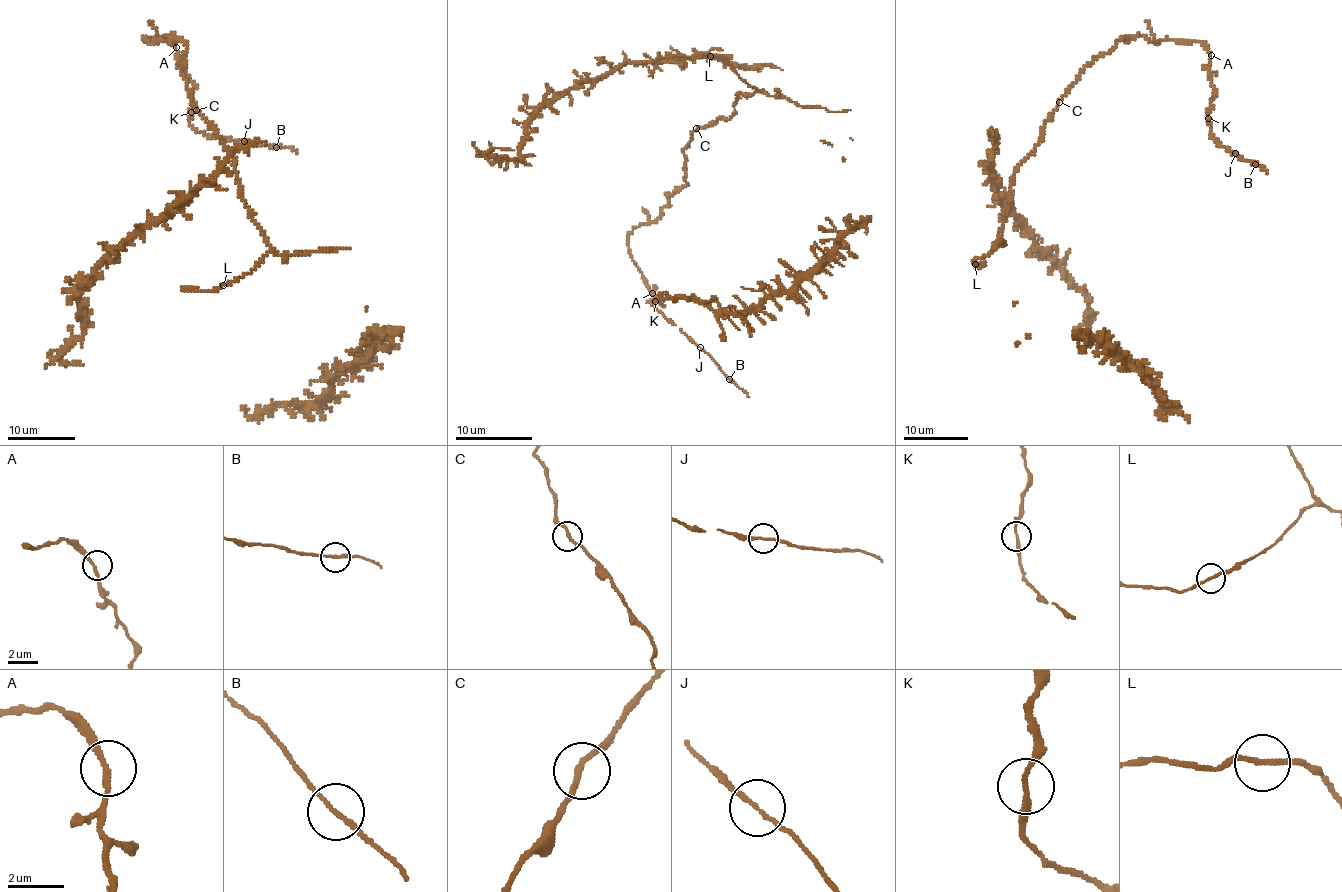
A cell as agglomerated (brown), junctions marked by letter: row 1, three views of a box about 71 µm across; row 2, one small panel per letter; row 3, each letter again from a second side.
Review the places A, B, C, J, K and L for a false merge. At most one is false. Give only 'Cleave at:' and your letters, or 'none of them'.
Cleave at: none of them

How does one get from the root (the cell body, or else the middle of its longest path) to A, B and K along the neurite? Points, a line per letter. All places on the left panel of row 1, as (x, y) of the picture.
A: (238, 182), (234, 157), (190, 99), (182, 74), (188, 47), (168, 36), (144, 40), (162, 35), (176, 47)
B: (238, 182), (190, 99), (188, 47), (145, 39), (174, 48), (193, 82), (192, 125), (276, 147)
K: (238, 182), (190, 99), (188, 47), (145, 39), (174, 48), (191, 112)

